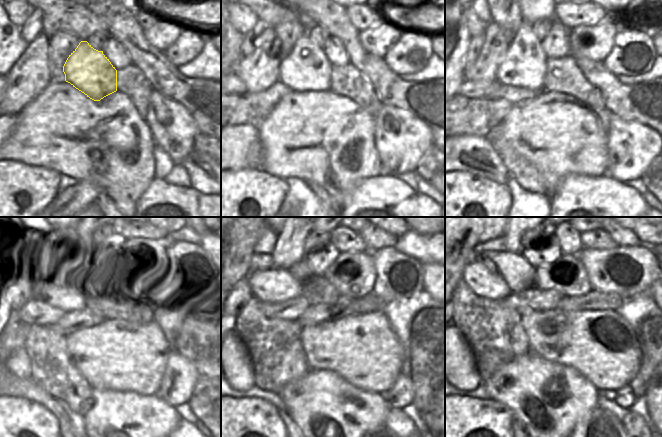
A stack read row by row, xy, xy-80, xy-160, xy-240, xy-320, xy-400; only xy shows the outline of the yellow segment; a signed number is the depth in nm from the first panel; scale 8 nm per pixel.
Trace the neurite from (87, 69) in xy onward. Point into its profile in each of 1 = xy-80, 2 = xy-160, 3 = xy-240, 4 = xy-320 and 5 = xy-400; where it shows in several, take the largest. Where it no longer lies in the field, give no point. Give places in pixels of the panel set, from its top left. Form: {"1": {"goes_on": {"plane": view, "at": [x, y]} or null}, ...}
{"1": {"goes_on": {"plane": "xy-80", "at": [306, 68]}}, "2": {"goes_on": {"plane": "xy-160", "at": [524, 65]}}, "3": {"goes_on": {"plane": "xy-240", "at": [67, 288]}}, "4": {"goes_on": {"plane": "xy-320", "at": [274, 285]}}, "5": {"goes_on": {"plane": "xy-400", "at": [484, 283]}}}

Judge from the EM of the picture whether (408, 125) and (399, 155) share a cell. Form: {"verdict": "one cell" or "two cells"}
{"verdict": "one cell"}

